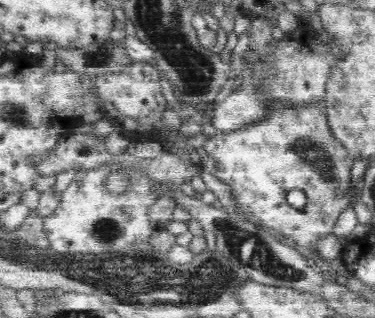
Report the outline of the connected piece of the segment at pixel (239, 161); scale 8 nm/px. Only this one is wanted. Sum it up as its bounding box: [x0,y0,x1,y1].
[195,108,356,248]

